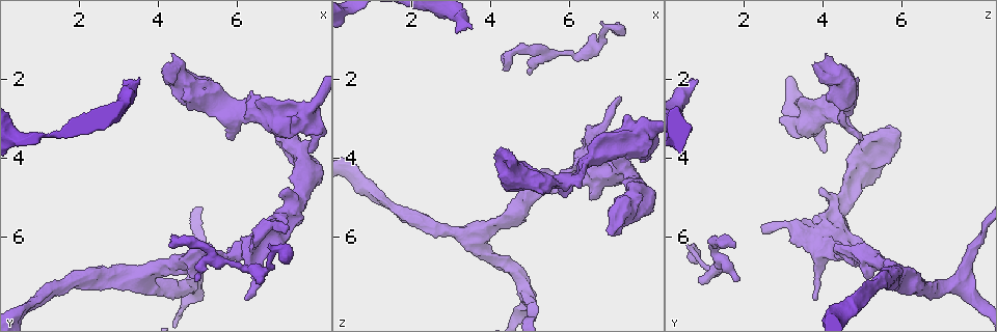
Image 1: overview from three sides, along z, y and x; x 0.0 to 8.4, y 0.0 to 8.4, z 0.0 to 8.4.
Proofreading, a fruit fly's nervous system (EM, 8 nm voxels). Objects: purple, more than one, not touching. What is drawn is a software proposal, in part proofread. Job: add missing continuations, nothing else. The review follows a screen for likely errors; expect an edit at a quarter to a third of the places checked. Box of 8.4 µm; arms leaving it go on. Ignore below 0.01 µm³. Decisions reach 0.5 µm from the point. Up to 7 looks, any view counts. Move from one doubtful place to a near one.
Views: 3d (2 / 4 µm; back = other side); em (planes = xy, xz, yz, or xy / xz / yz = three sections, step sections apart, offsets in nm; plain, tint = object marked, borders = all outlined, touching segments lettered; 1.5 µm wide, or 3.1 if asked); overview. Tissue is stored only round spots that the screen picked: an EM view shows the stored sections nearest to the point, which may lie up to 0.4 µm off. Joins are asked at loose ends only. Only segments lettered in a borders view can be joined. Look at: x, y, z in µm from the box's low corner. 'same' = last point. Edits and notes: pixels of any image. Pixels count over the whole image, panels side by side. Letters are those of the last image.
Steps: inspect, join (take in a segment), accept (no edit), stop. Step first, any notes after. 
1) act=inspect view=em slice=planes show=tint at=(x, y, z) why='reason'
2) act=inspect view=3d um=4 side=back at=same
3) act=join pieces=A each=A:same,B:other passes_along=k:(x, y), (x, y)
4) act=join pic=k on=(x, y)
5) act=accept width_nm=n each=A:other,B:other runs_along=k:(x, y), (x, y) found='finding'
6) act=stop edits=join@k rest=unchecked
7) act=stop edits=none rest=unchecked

act=inspect view=em slice=planes show=borders at=(7.25, 5.75, 2.45) why='branch stops here'

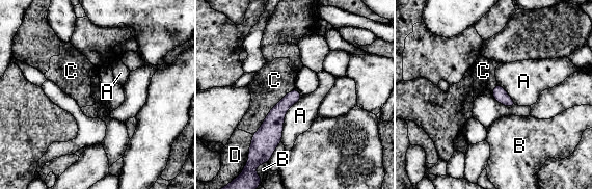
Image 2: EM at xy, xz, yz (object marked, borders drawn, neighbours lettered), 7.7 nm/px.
act=accept width_nm=100 each=A:other,B:other,C:other,D:other found='no lettered segment goes on from it'

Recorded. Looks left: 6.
act=inspect view=em slice=yz step=4 show=borders at=(4.15, 1.60, 3.80) why='stops while still wide'

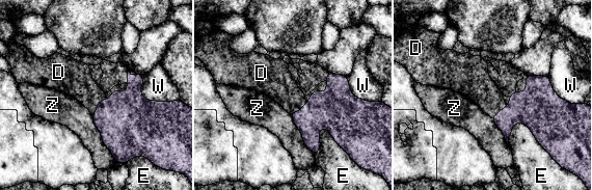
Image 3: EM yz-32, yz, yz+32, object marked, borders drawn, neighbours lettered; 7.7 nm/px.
act=join pieces=D each=D:same,E:other,W:other,Z:other passes_along=3:(125, 121), (98, 105), (77, 81) found='the neuron continues'

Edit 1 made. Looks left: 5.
act=inspect view=overview

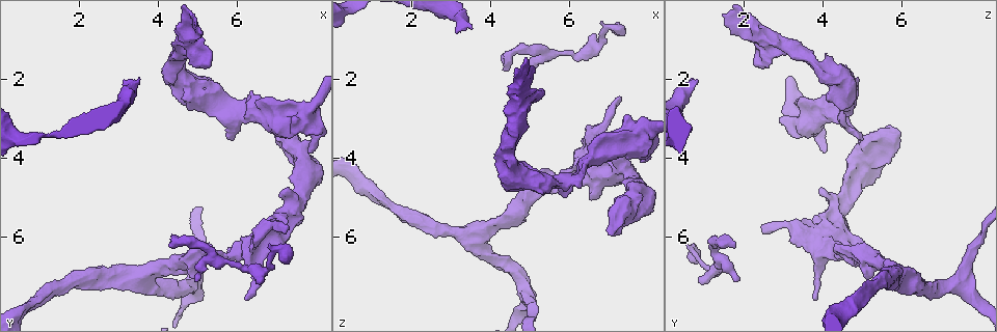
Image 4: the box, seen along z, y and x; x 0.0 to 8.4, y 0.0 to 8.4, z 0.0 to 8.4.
act=inspect view=3d um=4 at=(3.50, 2.00, 0.65) why='free end'

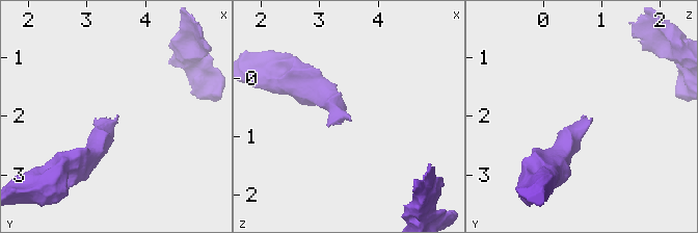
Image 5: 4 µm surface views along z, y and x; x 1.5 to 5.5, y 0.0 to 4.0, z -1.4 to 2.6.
act=inspect view=em slice=xy step=8 show=plain at=(3.55, 2.00, 0.70)

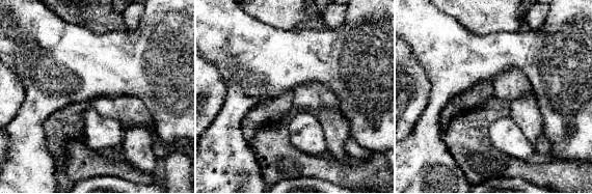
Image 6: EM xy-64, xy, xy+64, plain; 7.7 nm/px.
act=inspect view=em slice=xy step=8 show=borders at=same

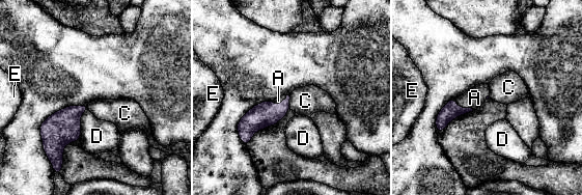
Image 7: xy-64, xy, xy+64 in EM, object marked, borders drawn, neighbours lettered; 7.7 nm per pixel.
act=join pieces=A each=A:same,C:other,D:other,E:other found='it goes on there'

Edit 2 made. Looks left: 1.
act=stop edits=join@3,join@7 rest=unchecked

